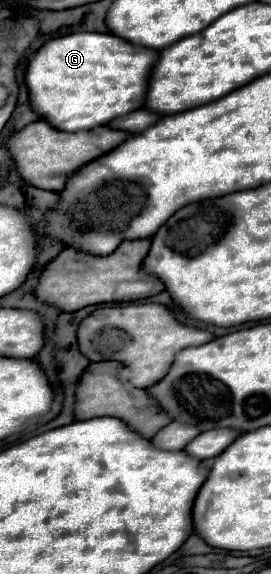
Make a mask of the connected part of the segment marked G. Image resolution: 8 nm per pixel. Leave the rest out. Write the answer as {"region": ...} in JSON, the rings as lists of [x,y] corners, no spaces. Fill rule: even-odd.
{"region":[[[76,32],[70,36],[54,38],[46,42],[28,62],[26,68],[26,84],[30,92],[30,104],[34,112],[38,112],[46,122],[58,126],[58,130],[78,132],[92,130],[98,126],[110,124],[110,120],[130,114],[134,110],[144,108],[146,102],[146,72],[150,72],[150,64],[158,60],[158,50],[150,50],[144,46],[136,46],[126,42],[114,34],[102,32]]]}

